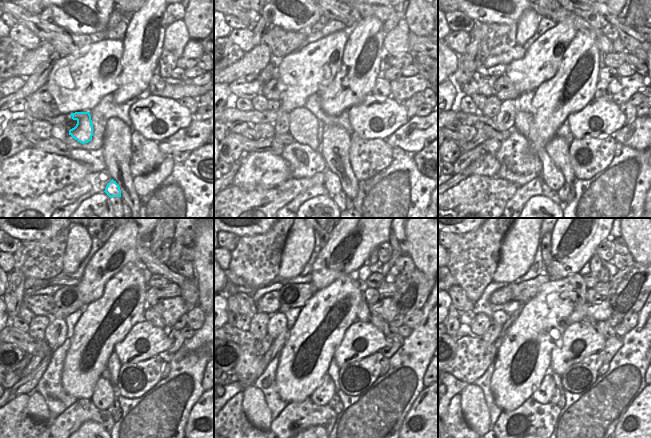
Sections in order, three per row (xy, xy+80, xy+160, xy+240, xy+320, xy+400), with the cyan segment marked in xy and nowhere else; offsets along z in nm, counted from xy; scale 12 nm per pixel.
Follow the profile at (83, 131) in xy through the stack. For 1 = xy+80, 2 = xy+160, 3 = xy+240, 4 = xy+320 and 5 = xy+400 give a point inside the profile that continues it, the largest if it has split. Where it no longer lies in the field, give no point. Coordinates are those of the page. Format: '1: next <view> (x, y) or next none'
1: next xy+80 (303, 125)
2: next xy+160 (553, 177)
3: next xy+240 (103, 396)
4: next xy+320 (325, 391)
5: next xy+400 (543, 394)

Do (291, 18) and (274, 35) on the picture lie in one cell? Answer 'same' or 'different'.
different

